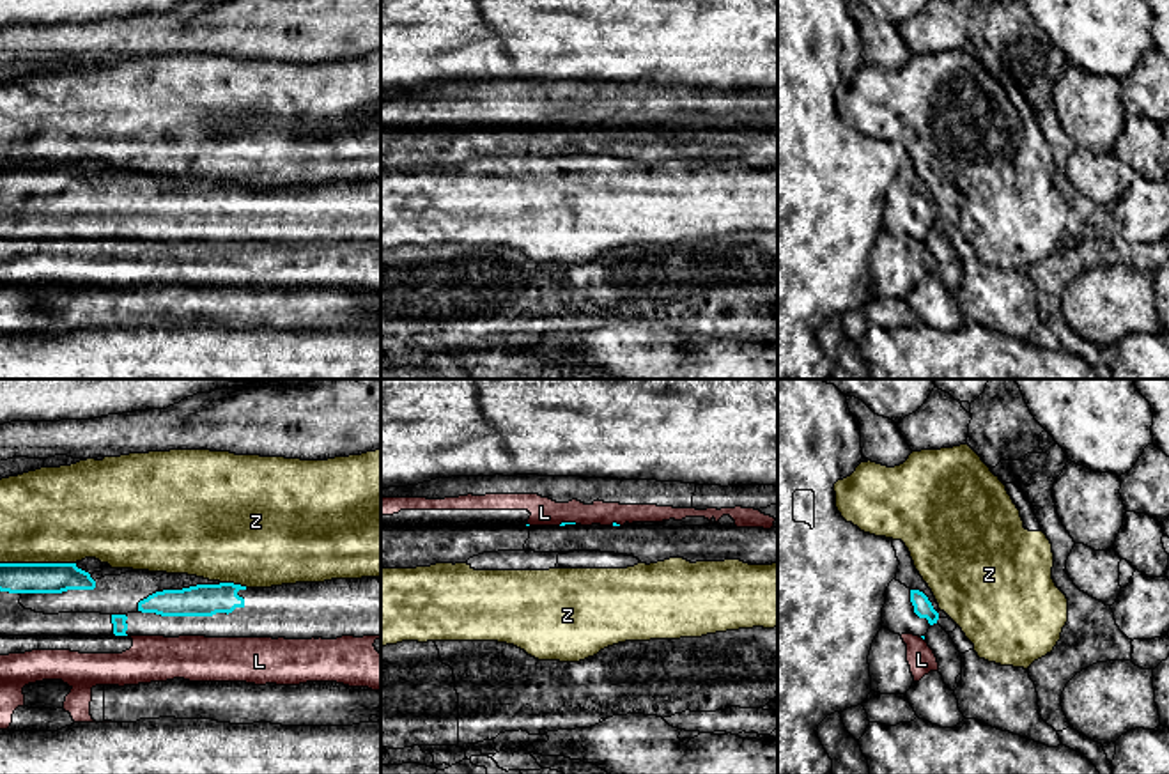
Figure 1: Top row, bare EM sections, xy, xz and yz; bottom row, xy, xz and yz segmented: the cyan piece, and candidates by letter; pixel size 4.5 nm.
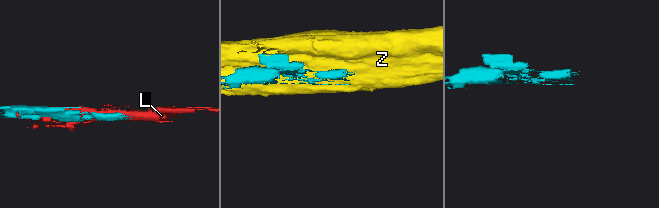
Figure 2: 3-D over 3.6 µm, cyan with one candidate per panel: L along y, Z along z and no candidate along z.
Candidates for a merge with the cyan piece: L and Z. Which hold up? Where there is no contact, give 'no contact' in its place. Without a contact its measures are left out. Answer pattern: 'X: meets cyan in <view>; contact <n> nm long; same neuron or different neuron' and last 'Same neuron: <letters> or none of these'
L: meets cyan in xz; contact 90 nm long; different neuron
Z: meets cyan in xy; contact 340 nm long; different neuron
Same neuron: none of these

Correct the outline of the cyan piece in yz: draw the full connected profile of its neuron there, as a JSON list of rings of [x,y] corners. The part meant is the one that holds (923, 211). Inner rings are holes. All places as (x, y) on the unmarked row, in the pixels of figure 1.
[[[893,143],[900,165],[896,181],[886,193],[882,230],[894,237],[925,239],[939,223],[939,207],[914,170],[909,152],[902,143]]]

